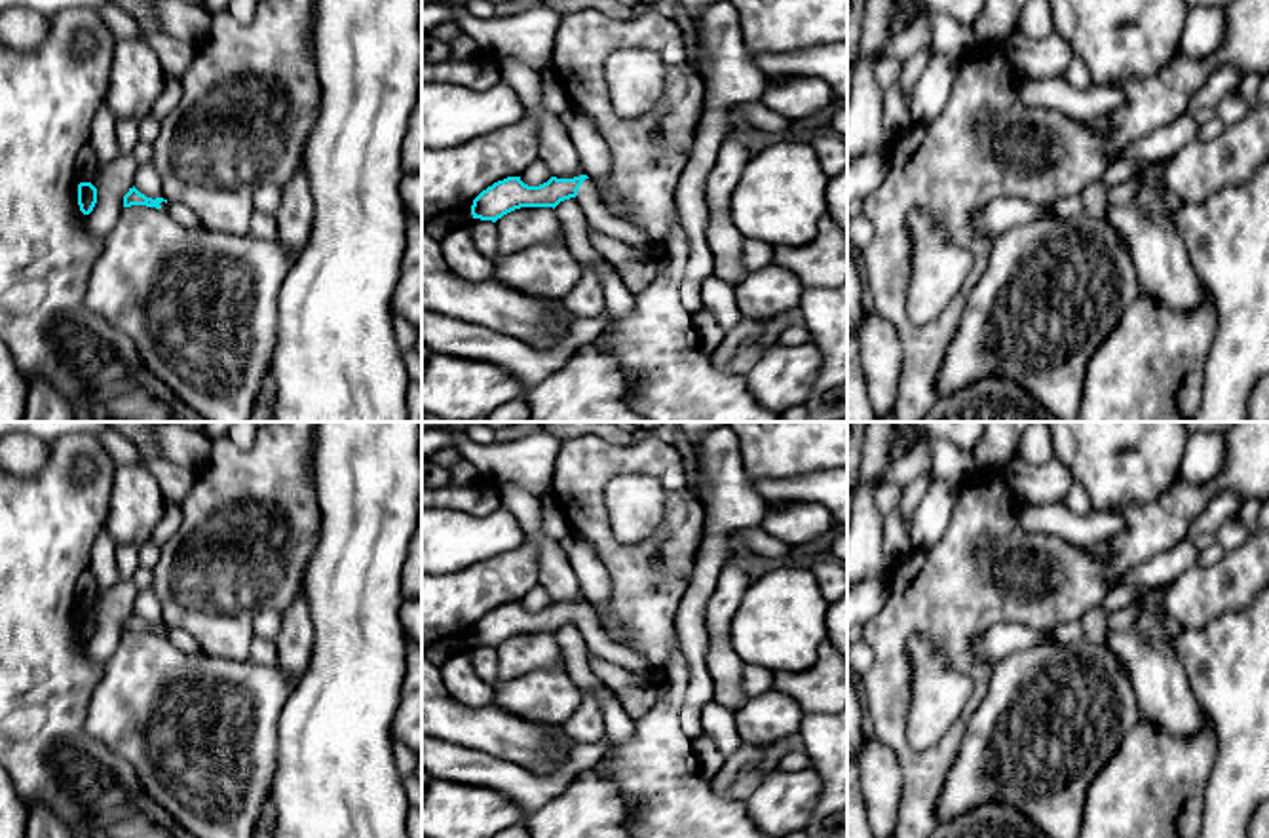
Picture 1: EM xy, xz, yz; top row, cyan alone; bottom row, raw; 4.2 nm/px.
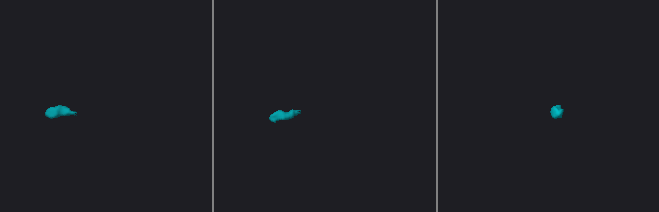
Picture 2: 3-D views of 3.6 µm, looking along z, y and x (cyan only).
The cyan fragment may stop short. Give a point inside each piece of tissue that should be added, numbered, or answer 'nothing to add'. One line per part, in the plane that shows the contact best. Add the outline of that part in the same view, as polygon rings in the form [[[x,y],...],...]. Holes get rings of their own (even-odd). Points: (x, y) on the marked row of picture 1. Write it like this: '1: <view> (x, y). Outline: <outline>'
1: xz (599, 217). Outline: [[[585,179],[578,190],[576,200],[579,201],[587,226],[595,232],[602,232],[608,238],[619,239],[633,249],[648,253],[653,258],[663,257],[663,245],[653,241],[646,232],[627,224],[623,219],[610,213],[610,209],[602,203],[598,196],[597,182],[593,179]]]

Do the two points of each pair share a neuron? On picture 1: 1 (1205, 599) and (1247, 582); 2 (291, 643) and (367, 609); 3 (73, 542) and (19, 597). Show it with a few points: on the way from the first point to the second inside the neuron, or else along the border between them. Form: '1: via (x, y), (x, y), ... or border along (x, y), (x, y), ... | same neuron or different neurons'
1: via (1214, 591), (1230, 590), (1237, 582) | same neuron
2: border along (303, 588), (314, 631), (314, 650), (303, 675) | different neurons
3: via (59, 555), (31, 584) | same neuron

